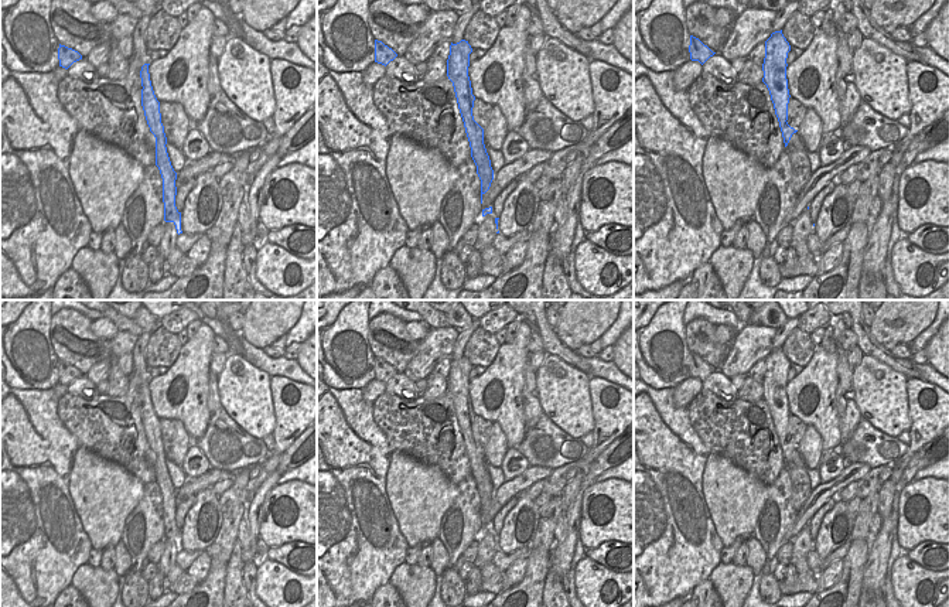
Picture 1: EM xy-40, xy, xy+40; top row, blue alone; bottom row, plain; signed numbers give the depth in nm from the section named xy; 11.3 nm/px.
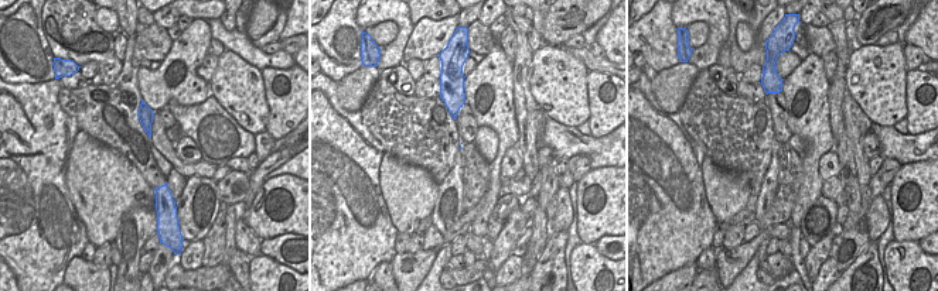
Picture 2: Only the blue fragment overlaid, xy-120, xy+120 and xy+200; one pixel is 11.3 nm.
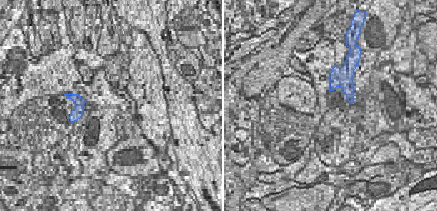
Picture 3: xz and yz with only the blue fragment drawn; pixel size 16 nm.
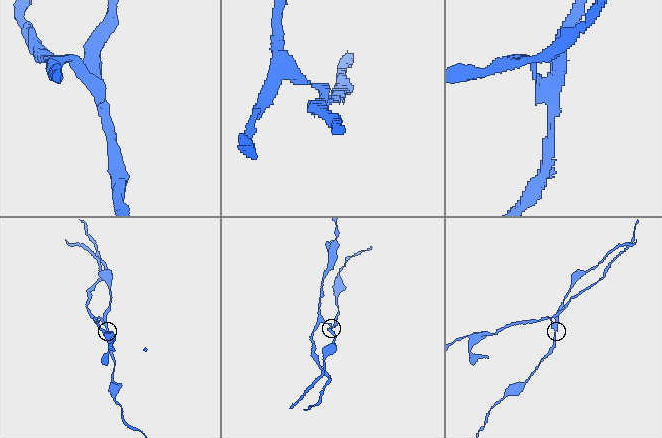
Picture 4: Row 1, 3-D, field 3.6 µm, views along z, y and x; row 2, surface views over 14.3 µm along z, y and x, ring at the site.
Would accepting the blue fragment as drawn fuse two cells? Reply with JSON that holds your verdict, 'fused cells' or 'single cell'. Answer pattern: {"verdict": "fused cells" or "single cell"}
{"verdict": "fused cells"}

